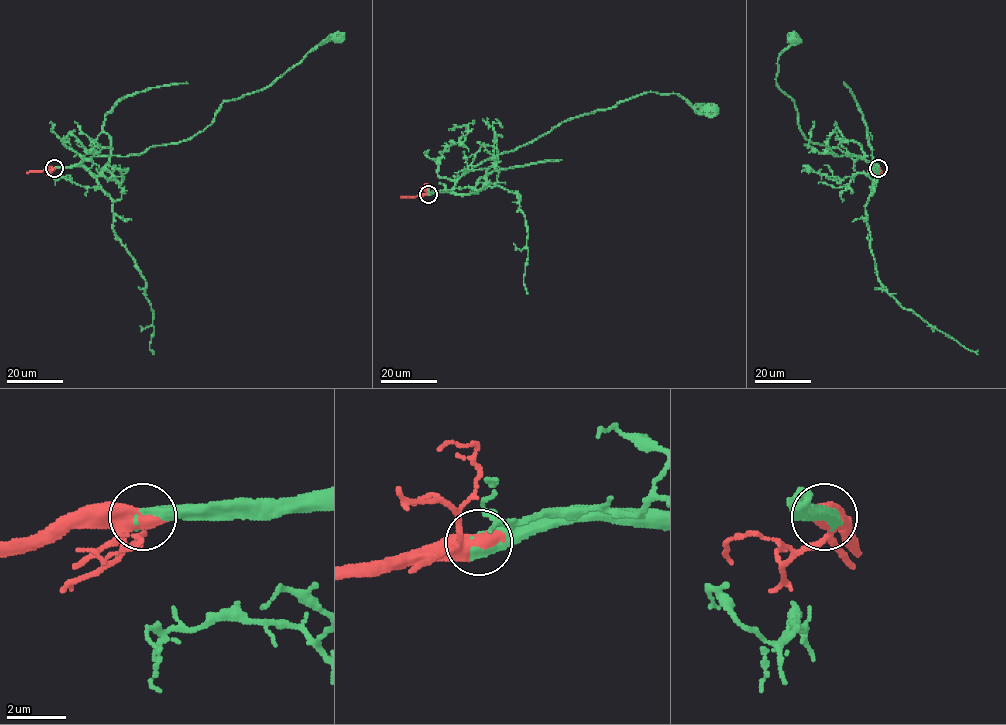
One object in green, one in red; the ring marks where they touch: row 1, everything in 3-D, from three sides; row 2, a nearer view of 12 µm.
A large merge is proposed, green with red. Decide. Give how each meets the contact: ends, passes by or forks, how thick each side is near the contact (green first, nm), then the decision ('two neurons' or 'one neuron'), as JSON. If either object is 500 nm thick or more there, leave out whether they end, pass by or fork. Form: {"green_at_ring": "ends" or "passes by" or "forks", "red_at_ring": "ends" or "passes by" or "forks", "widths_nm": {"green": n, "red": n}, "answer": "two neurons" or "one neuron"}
{"widths_nm": {"green": 500, "red": 420}, "answer": "one neuron"}

